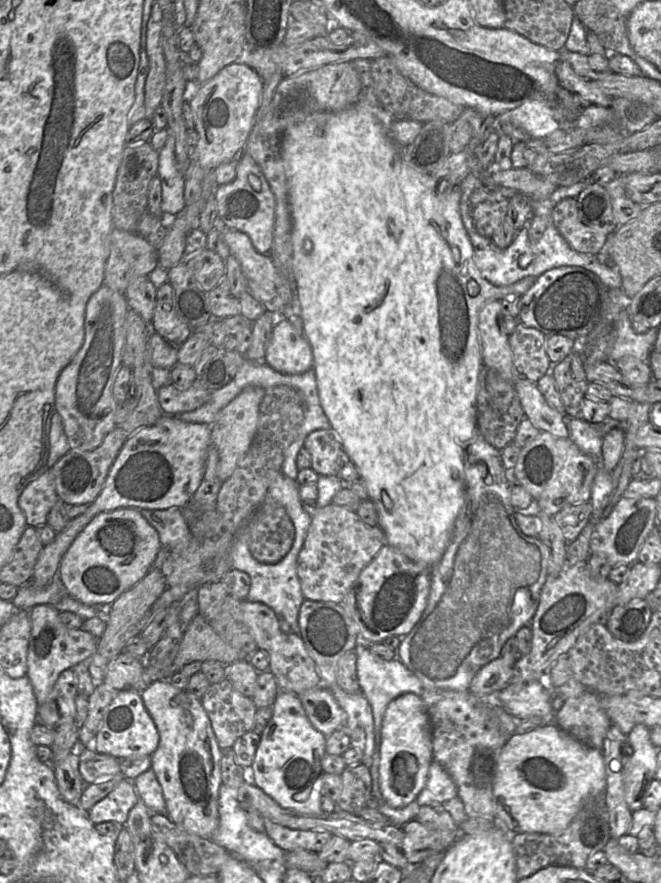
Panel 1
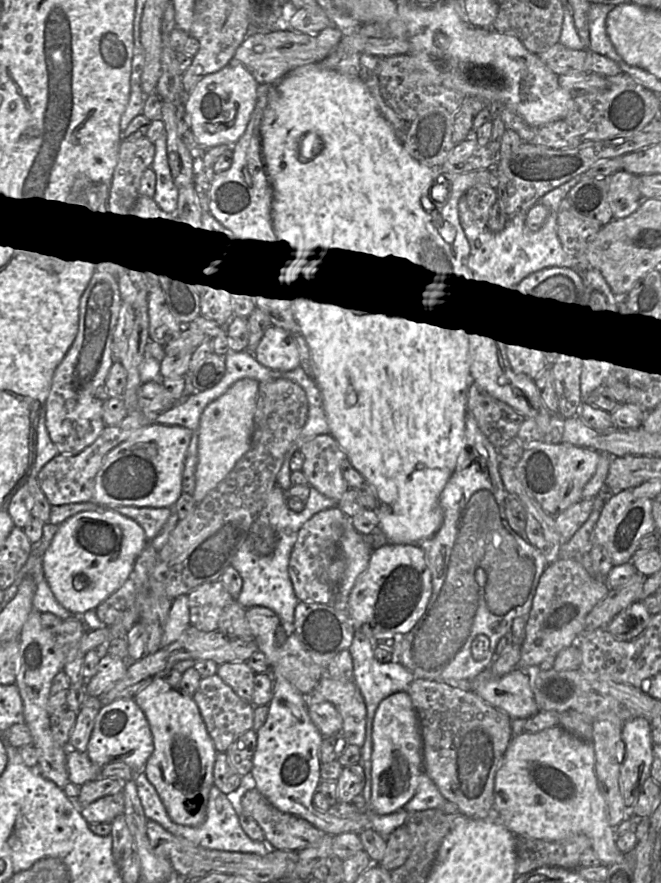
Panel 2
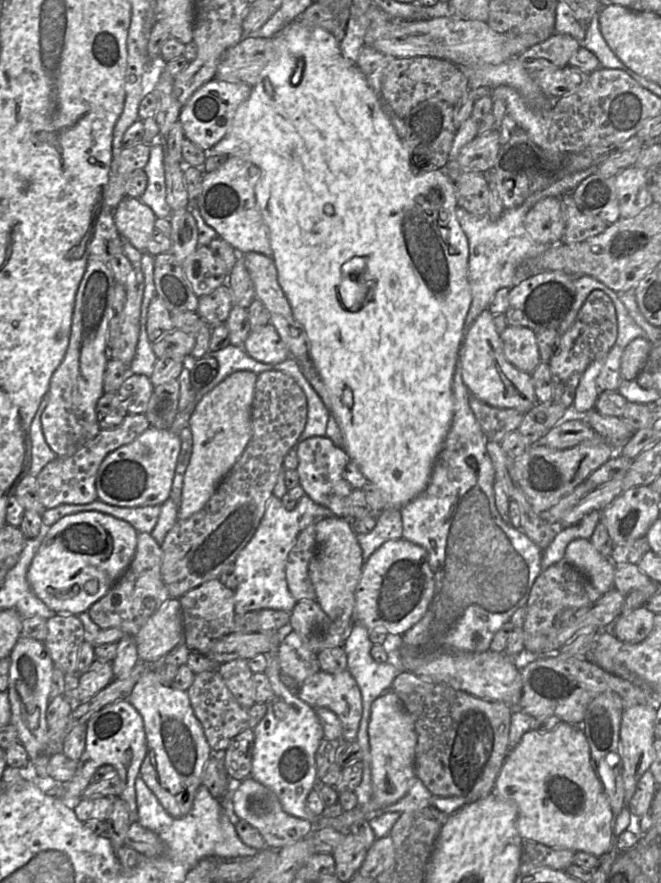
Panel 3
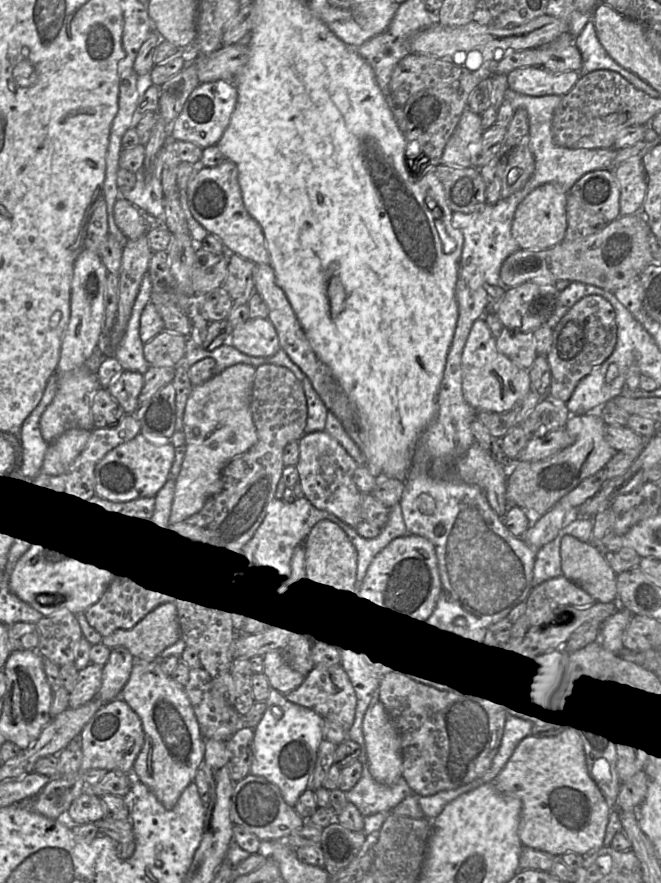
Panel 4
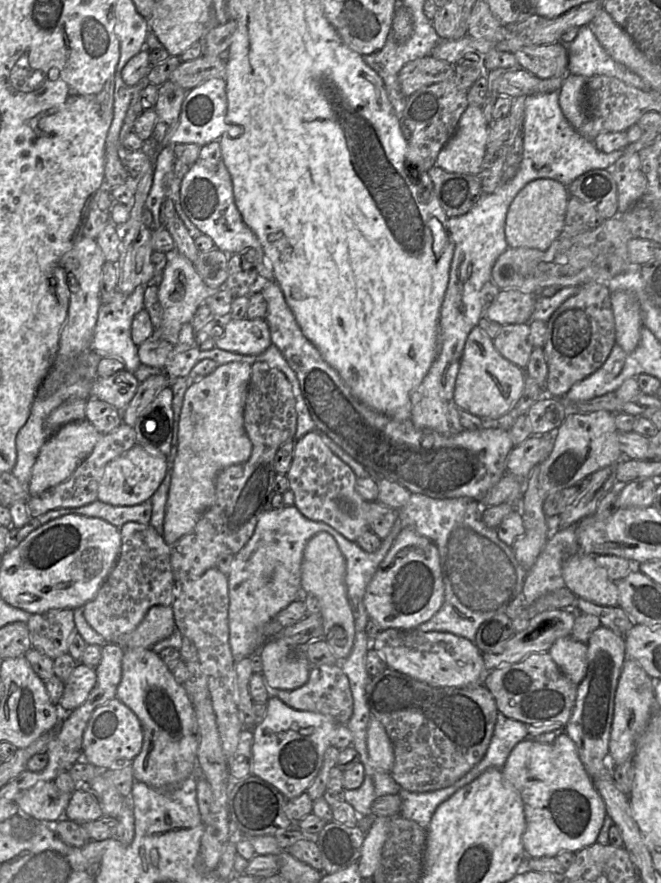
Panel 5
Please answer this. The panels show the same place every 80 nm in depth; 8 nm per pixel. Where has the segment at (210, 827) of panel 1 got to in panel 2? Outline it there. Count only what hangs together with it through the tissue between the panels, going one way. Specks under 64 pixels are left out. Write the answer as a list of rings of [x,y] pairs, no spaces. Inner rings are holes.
[[[158,678],[152,681],[149,685],[141,689],[133,698],[135,702],[138,704],[138,706],[141,708],[141,710],[144,712],[148,720],[152,736],[153,736],[154,749],[151,756],[148,758],[145,768],[144,768],[144,773],[146,774],[147,779],[155,787],[172,821],[174,821],[177,824],[191,826],[191,827],[196,827],[196,826],[201,825],[206,819],[209,792],[210,792],[210,789],[214,786],[213,767],[214,767],[217,751],[214,747],[213,741],[209,733],[207,732],[205,722],[201,716],[200,710],[196,702],[193,700],[192,697],[178,690],[178,688],[171,687],[163,678]]]

